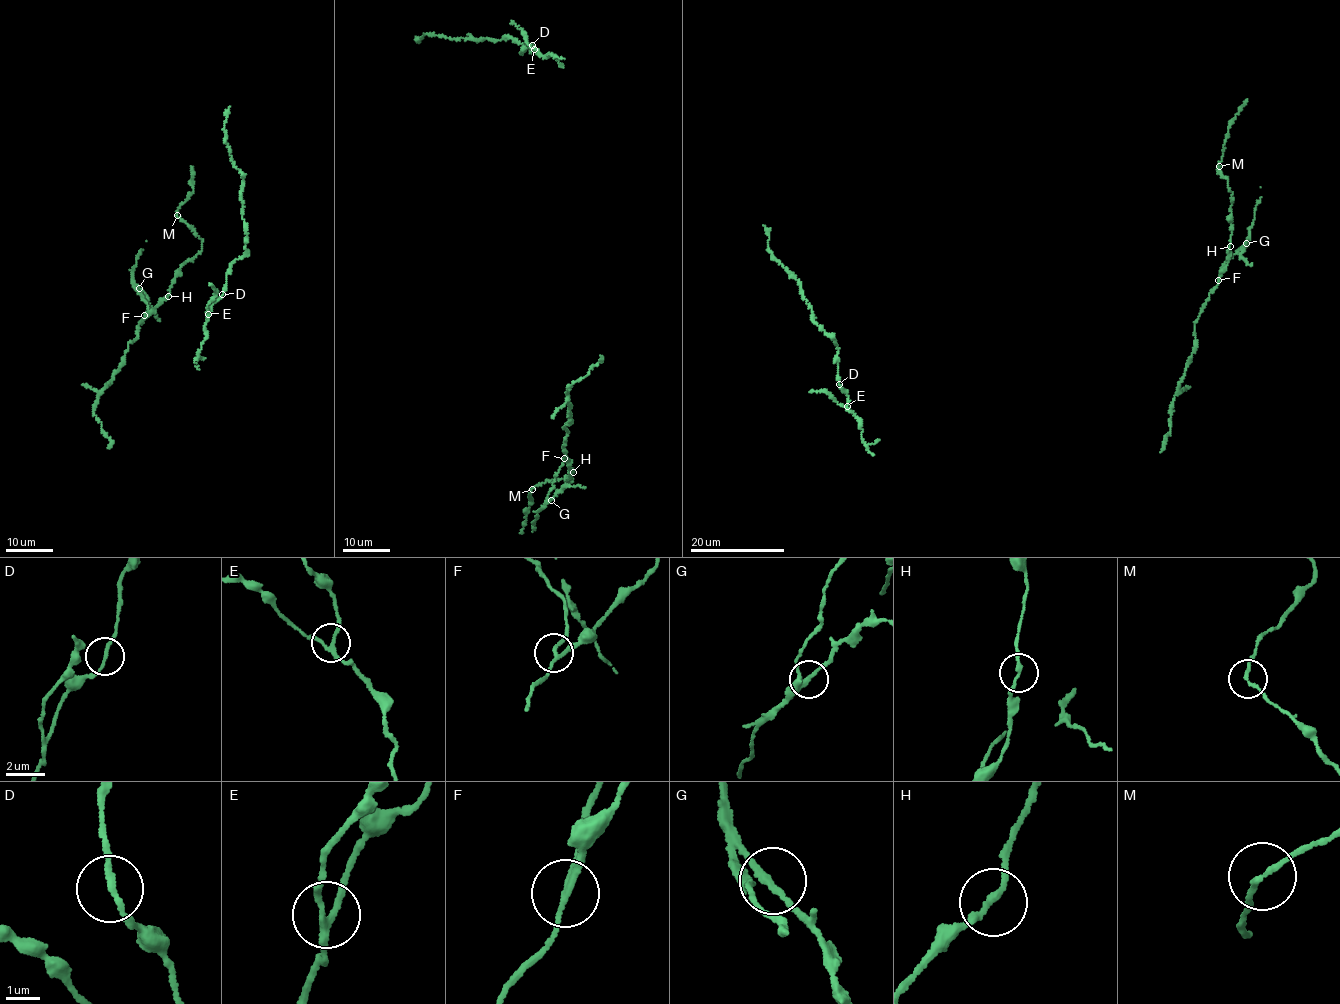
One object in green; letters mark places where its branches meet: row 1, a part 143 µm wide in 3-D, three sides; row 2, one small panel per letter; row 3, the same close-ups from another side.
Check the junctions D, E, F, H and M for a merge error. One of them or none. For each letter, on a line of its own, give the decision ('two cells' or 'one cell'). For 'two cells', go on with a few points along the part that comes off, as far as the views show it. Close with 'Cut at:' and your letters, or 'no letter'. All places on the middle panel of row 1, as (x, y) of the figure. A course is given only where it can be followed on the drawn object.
D: one cell
E: one cell
F: two cells
H: one cell
M: one cell
Cut at: F

